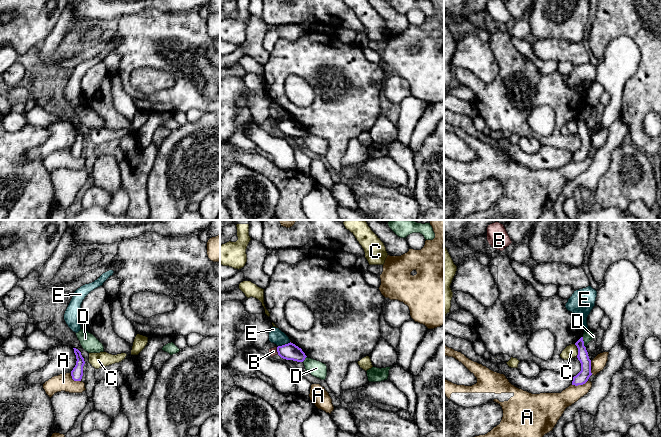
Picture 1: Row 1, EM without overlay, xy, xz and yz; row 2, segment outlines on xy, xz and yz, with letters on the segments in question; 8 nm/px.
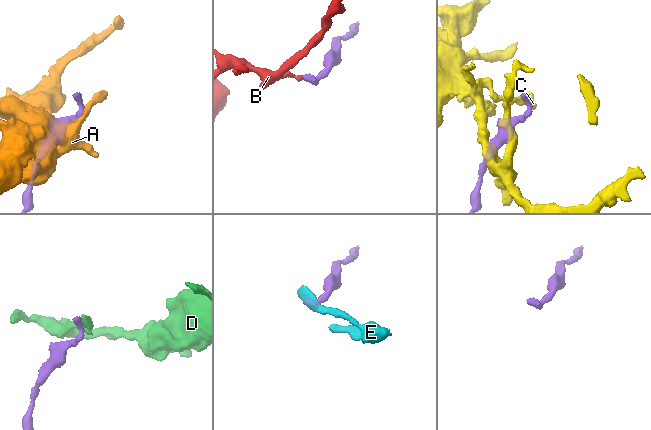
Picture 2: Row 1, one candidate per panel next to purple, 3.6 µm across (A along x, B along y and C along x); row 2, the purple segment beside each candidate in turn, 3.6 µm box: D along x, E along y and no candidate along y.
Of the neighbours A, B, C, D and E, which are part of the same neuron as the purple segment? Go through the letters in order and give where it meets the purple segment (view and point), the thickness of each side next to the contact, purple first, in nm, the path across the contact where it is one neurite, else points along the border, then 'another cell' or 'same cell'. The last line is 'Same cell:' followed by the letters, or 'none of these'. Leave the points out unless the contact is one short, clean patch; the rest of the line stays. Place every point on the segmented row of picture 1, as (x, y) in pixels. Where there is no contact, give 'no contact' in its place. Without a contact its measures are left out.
A: contact yz (579, 384); calibres 100 and 180 nm; another cell
B: contact xz (277, 351); calibres 140 and 60 nm; way xz (290, 351), (277, 351), (273, 351); same cell
C: contact yz (578, 350); calibres 100 and 110 nm; border yz (574, 344), (577, 348), (577, 356); another cell
D: contact yz (583, 342); calibres 90 and 90 nm; border yz (582, 337), (585, 347); another cell
E: contact xz (284, 345); calibres 140 and 120 nm; border xz (290, 342), (278, 346); another cell
Same cell: B

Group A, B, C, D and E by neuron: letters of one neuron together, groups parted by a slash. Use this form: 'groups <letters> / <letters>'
groups A / B / C / D / E

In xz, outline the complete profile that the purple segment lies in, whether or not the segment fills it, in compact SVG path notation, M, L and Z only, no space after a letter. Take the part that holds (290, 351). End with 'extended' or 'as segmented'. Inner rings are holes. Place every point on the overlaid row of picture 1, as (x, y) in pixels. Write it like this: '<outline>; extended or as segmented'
M291 342L269 349L269 355L271 357L279 355L283 359L293 360L297 362L303 362L307 357L301 348Z; extended

